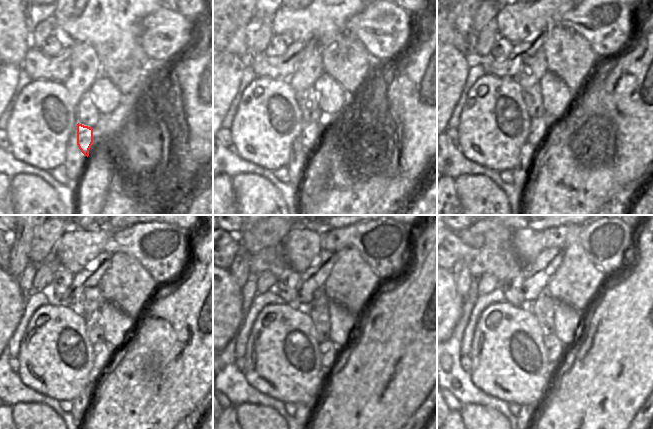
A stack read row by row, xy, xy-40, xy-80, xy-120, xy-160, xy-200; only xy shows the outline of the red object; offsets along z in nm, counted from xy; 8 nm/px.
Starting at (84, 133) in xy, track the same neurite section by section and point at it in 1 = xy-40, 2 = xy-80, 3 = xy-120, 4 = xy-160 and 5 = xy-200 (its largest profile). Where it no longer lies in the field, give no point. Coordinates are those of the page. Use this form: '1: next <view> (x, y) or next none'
1: next xy-40 (308, 137)
2: next xy-80 (539, 126)
3: next xy-120 (101, 350)
4: next xy-160 (329, 352)
5: next xy-200 (556, 349)

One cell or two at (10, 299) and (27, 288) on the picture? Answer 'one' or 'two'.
two

